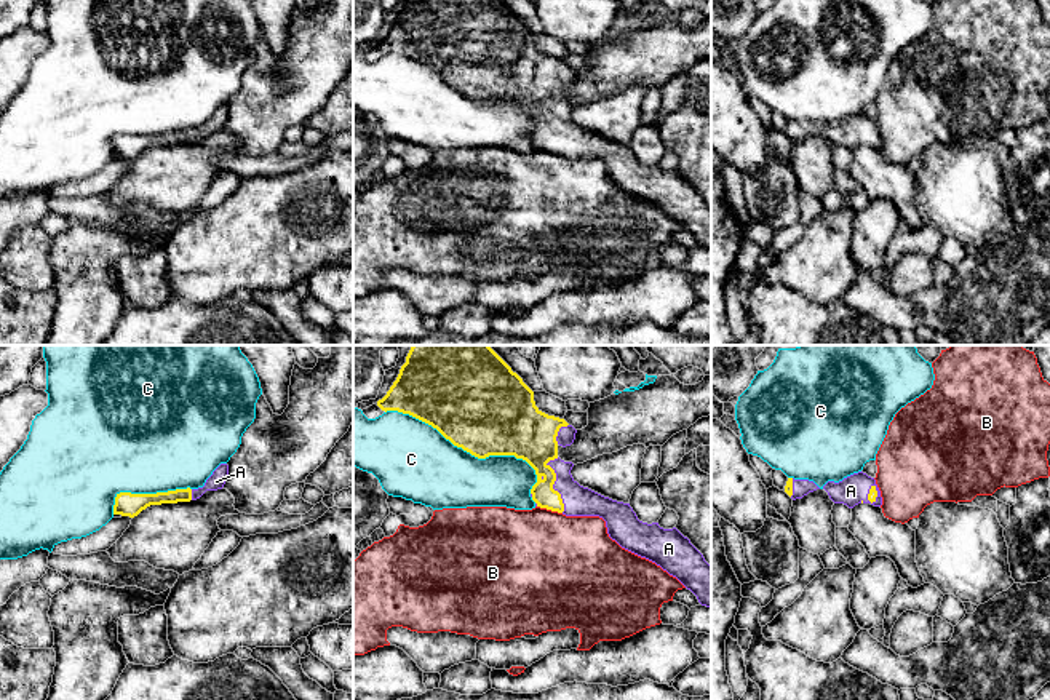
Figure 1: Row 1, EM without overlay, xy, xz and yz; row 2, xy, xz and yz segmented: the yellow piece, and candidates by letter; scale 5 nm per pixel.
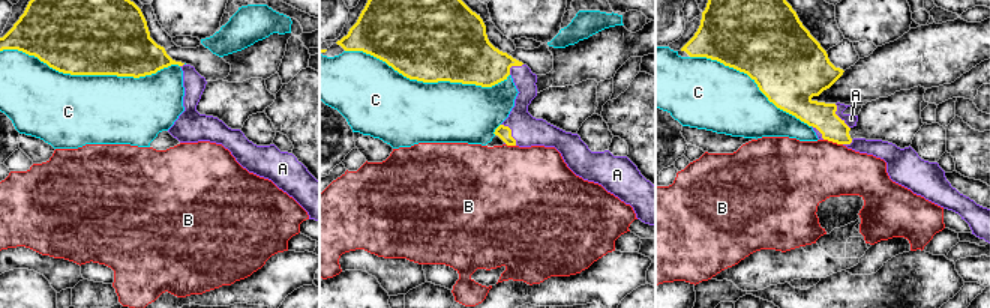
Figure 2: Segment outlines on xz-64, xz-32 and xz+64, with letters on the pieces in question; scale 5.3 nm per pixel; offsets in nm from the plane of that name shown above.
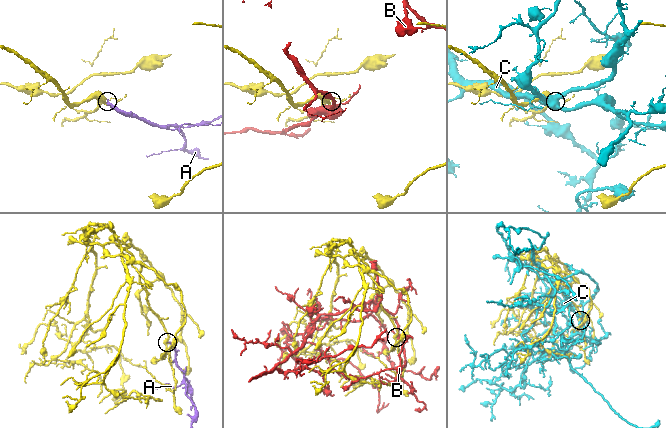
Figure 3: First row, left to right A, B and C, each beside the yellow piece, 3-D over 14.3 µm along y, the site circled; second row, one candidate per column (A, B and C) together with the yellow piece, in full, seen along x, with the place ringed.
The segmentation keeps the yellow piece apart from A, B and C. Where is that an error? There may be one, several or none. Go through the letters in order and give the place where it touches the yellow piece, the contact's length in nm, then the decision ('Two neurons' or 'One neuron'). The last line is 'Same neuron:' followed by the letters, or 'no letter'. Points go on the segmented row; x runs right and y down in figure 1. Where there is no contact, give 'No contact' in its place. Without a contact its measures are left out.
A: Touches yellow at xz (553, 483). Shared border 280 nm. One neuron
B: Touches yellow at xz (550, 509). Shared border 130 nm. Two neurons
C: Touches yellow at xz (465, 449). Shared border 850 nm. Two neurons
Same neuron: A

